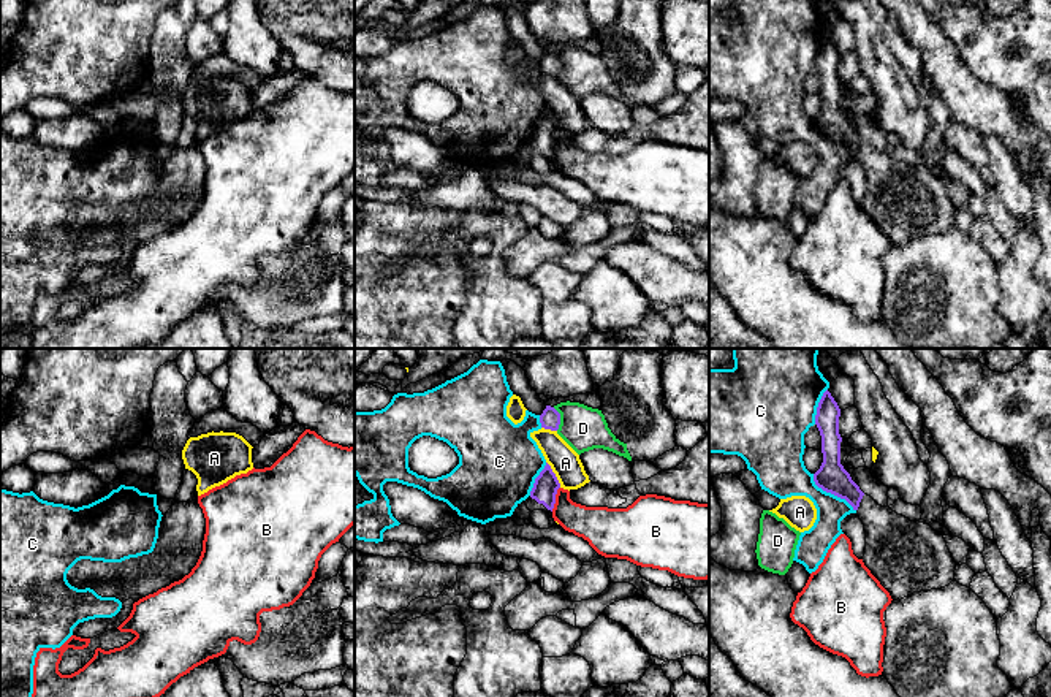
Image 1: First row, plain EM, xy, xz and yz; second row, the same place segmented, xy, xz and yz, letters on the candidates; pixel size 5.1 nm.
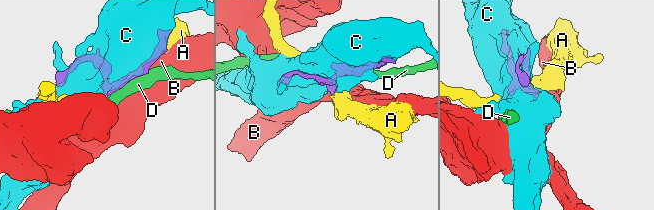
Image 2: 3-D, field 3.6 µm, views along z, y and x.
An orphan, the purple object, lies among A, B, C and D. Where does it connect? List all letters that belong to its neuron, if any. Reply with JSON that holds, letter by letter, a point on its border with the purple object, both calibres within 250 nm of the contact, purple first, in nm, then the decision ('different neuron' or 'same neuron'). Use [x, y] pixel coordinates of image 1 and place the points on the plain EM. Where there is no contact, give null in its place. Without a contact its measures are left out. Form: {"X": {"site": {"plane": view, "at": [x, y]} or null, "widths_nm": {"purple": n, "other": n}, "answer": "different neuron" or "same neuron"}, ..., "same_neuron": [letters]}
{"A": {"site": {"plane": "xz", "at": [554, 119]}, "widths_nm": {"purple": 130, "other": 150}, "answer": "different neuron"}, "B": {"site": {"plane": "xz", "at": [554, 144]}, "widths_nm": {"purple": 130, "other": 190}, "answer": "different neuron"}, "C": {"site": {"plane": "yz", "at": [831, 138]}, "widths_nm": {"purple": 160, "other": 220}, "answer": "different neuron"}, "D": {"site": {"plane": "xz", "at": [559, 64]}, "widths_nm": {"purple": 100, "other": 220}, "answer": "different neuron"}, "same_neuron": []}

